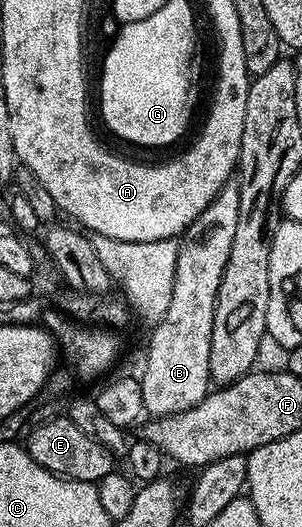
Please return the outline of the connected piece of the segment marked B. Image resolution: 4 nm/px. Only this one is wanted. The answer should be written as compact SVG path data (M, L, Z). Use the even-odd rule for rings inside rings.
M231 179L224 183L224 187L220 187L220 191L212 199L212 203L208 203L208 207L204 207L204 211L200 211L200 215L196 220L186 228L185 233L181 234L178 241L178 254L176 255L176 275L172 283L172 303L168 303L168 311L164 311L164 315L160 319L160 323L153 326L150 337L150 346L146 349L146 366L140 372L140 380L142 390L144 391L144 407L146 413L151 418L167 417L173 413L183 413L192 407L196 407L196 403L200 403L206 398L207 393L211 392L212 382L210 379L210 364L208 363L208 355L212 351L212 319L216 315L216 299L220 291L220 279L224 275L224 267L228 263L228 255L232 255L232 239L236 239L236 222L240 220L240 187L237 180Z

